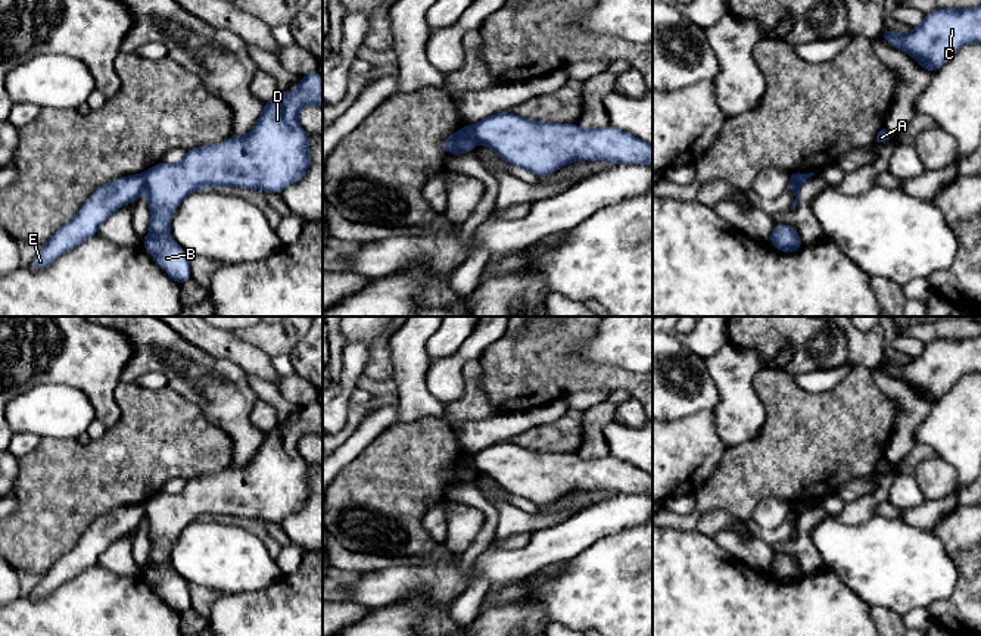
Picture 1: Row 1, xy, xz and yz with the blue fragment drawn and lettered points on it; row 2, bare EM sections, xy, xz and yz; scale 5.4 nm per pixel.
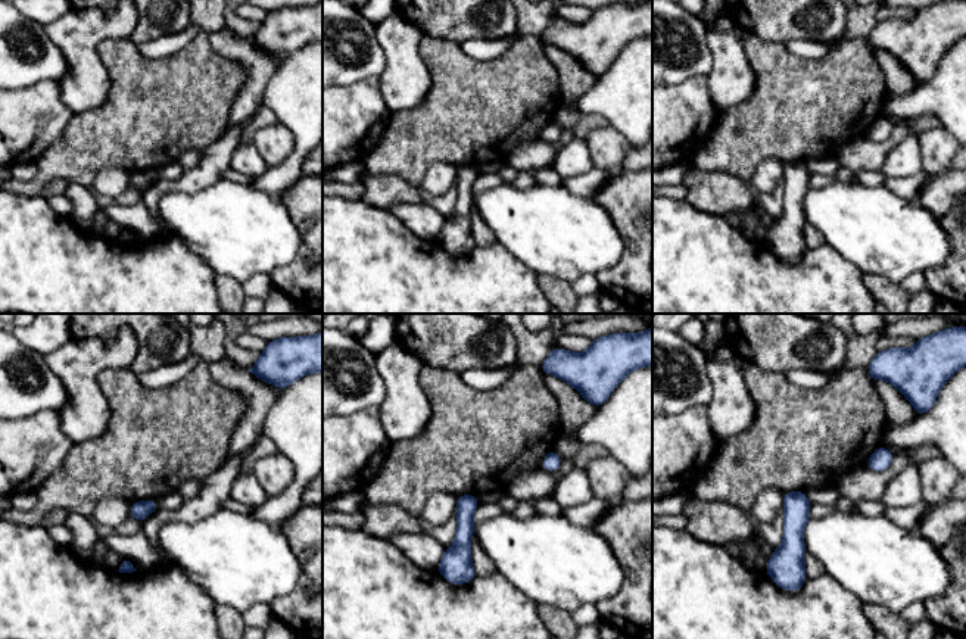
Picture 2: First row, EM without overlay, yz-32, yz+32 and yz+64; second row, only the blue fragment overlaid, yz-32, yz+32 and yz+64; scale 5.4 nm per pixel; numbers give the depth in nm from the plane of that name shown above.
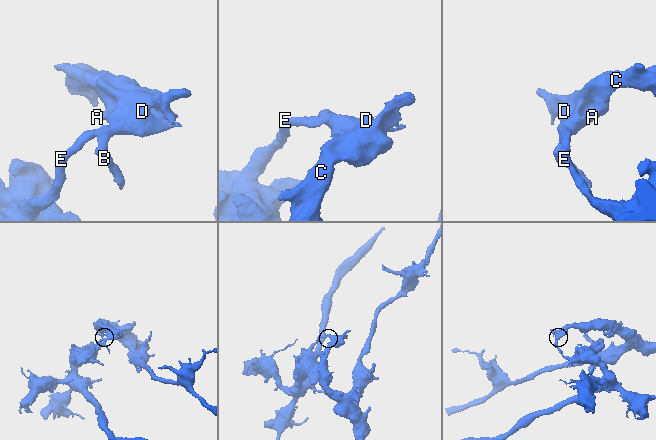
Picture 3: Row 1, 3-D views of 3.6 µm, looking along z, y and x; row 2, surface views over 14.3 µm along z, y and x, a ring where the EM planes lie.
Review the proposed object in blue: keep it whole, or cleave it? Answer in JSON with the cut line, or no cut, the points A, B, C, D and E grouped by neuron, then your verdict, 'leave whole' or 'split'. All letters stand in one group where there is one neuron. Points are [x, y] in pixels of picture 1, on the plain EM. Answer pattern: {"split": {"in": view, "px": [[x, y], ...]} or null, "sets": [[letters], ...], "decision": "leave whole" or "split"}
{"split": {"in": "xz", "px": [[472, 455], [476, 470]]}, "sets": [["A", "B", "C", "D"], ["E"]], "decision": "split"}

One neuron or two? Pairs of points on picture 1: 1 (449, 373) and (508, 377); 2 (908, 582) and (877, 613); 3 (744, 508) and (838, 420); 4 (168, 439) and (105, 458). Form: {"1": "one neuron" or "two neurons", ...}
{"1": "two neurons", "2": "two neurons", "3": "one neuron", "4": "one neuron"}

